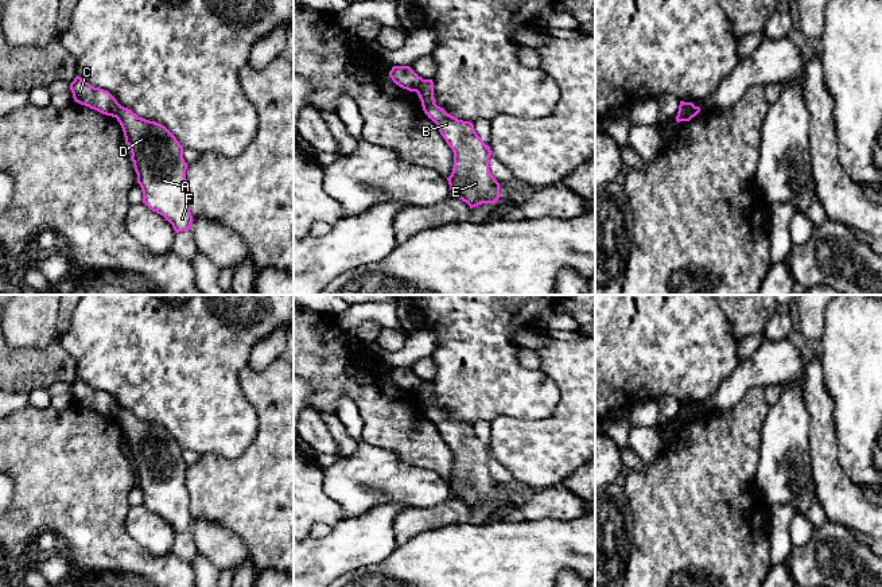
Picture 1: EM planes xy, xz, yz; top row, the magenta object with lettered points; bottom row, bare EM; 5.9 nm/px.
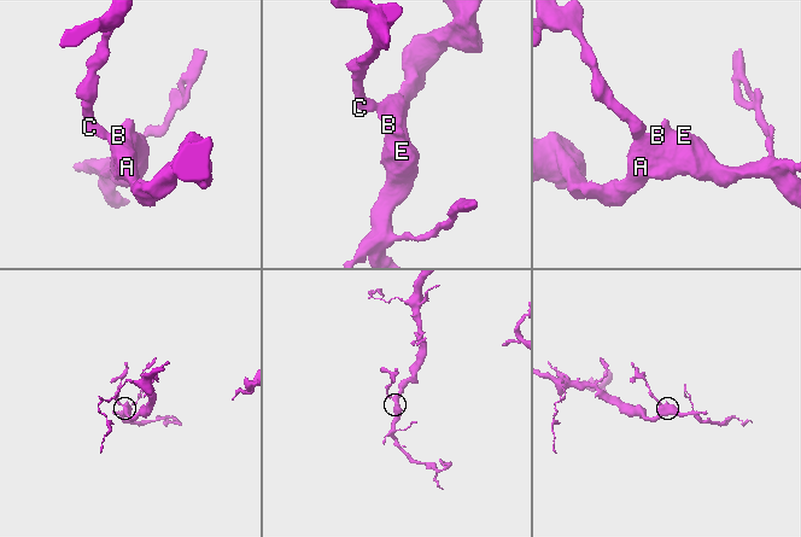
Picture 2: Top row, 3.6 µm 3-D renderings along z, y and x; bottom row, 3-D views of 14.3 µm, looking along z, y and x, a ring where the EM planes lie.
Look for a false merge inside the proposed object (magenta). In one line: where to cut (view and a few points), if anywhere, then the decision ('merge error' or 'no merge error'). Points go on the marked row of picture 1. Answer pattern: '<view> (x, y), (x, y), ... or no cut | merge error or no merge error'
yz (695, 107), (680, 120) | merge error

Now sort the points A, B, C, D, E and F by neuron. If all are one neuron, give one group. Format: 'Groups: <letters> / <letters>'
Groups: A B D E F / C

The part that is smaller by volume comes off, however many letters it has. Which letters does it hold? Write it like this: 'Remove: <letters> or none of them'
Remove: C

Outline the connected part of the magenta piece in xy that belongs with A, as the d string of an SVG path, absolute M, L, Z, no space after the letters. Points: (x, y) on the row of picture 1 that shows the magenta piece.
M121 106L116 113L143 191L143 203L163 215L175 233L191 228L183 147L162 124Z

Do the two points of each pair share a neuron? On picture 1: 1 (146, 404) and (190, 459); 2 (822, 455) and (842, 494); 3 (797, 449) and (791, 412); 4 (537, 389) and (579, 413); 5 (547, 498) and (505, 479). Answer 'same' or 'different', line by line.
1: different
2: same
3: same
4: different
5: same

